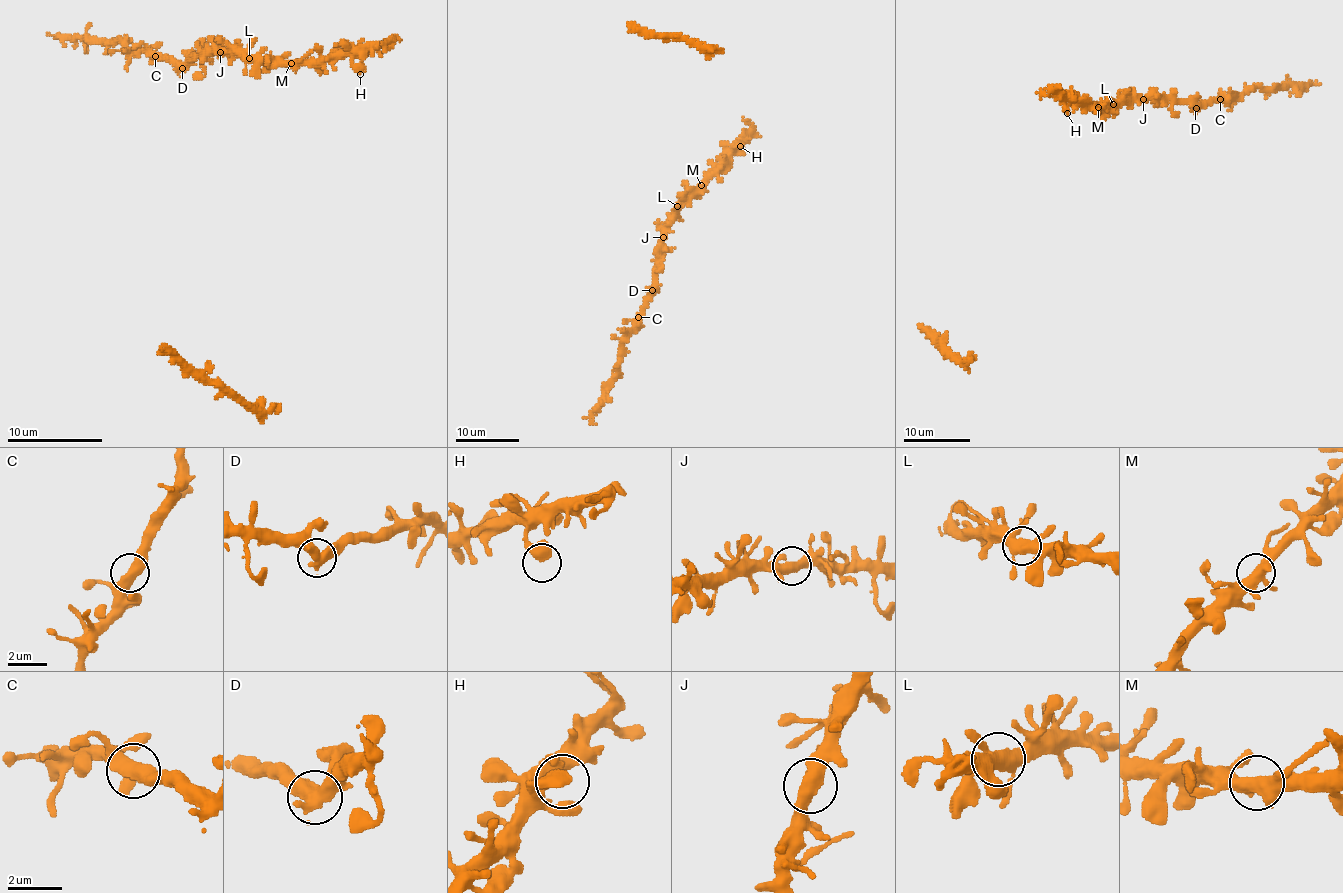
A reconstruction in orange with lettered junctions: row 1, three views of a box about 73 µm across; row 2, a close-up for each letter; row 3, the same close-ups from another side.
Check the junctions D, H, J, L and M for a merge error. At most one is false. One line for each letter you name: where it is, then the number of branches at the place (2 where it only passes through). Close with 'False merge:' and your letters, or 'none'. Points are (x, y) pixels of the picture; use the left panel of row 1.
False merge: none

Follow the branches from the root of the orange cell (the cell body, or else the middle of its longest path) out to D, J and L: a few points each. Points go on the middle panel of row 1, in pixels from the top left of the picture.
D: (738, 148), (733, 148), (679, 209), (662, 244), (656, 286), (653, 290)
J: (738, 148), (733, 148), (679, 209), (663, 237)
L: (738, 148), (733, 148), (677, 206)

